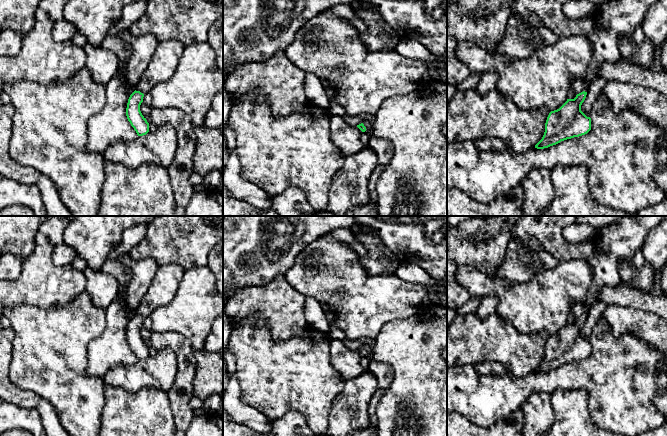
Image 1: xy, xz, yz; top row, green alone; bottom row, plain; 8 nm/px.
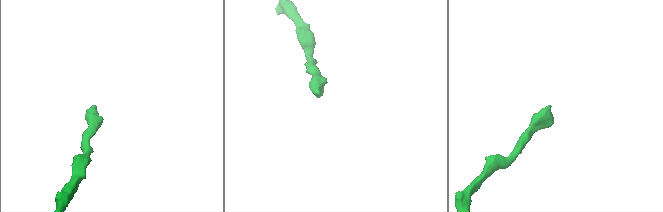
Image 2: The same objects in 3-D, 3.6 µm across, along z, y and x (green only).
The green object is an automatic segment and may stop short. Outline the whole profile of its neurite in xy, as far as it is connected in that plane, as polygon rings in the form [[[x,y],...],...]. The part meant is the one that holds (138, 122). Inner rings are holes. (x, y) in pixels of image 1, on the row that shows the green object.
[[[177,39],[159,41],[148,67],[130,95],[126,116],[138,136],[149,132],[149,123],[140,111],[143,97],[153,86],[169,80],[175,73],[185,45]]]

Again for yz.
[[[586,78],[572,81],[572,89],[577,93],[576,97],[567,99],[559,109],[549,113],[544,135],[535,148],[548,148],[561,141],[585,135],[591,130],[591,118],[581,111],[588,87]]]

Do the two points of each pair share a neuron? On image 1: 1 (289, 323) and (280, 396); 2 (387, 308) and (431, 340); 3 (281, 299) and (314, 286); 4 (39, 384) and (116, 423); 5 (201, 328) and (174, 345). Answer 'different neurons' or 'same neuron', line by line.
1: different neurons
2: different neurons
3: different neurons
4: different neurons
5: different neurons

